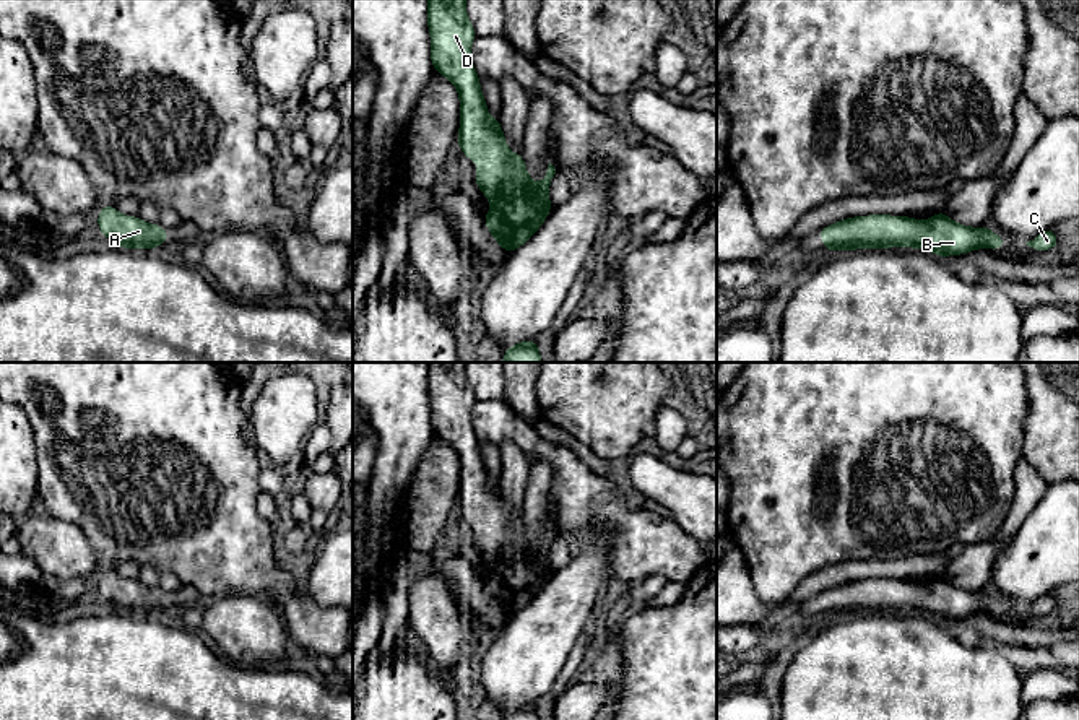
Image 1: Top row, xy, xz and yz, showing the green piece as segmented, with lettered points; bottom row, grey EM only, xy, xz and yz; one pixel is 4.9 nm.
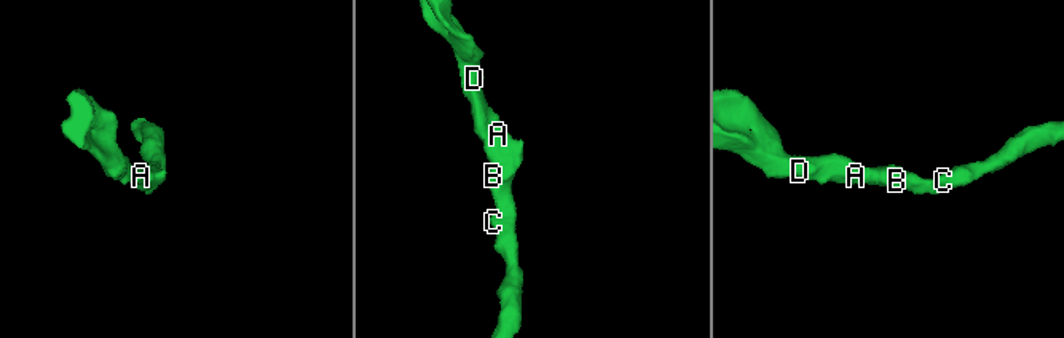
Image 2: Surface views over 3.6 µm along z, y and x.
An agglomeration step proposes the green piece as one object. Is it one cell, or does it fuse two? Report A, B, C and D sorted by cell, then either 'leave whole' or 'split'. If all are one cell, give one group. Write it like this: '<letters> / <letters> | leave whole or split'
A B C D | leave whole

